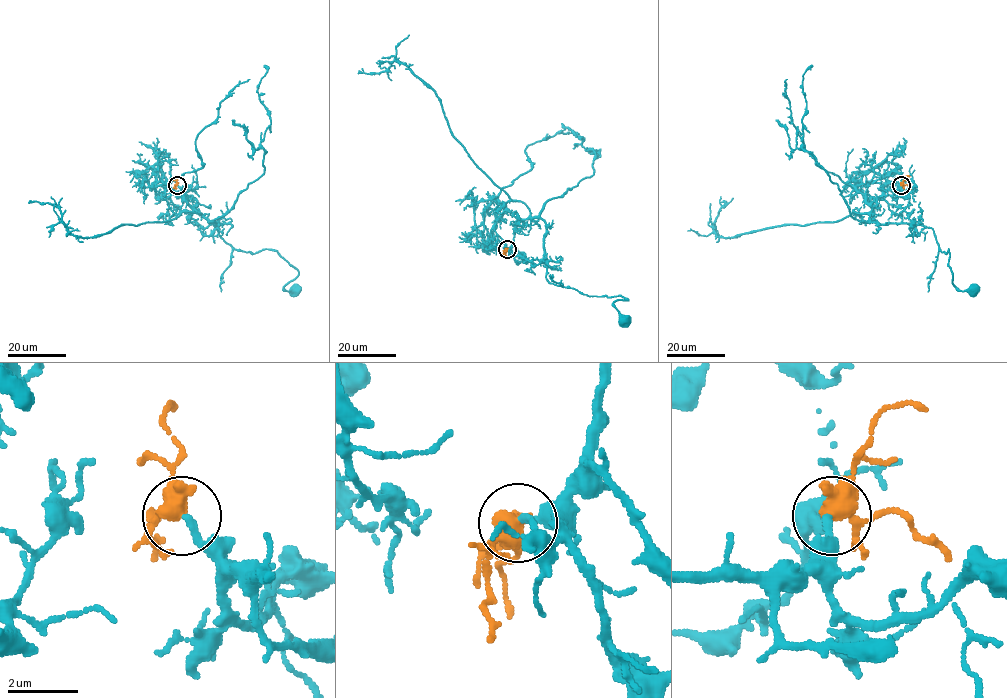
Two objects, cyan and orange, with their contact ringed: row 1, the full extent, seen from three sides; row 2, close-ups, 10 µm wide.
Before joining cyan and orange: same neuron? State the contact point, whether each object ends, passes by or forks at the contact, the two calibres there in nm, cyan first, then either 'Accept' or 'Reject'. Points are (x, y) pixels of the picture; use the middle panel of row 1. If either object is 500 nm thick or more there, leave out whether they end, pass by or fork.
Place: (507, 249). At the ring cyan ends. At the ring orange passes by. Thickness 240 nm (cyan) against 480 nm. Accept

